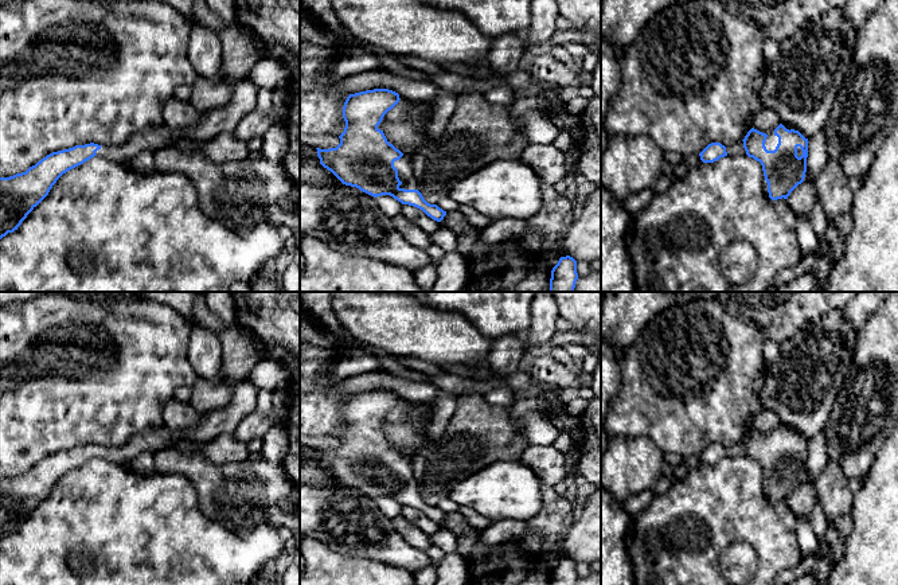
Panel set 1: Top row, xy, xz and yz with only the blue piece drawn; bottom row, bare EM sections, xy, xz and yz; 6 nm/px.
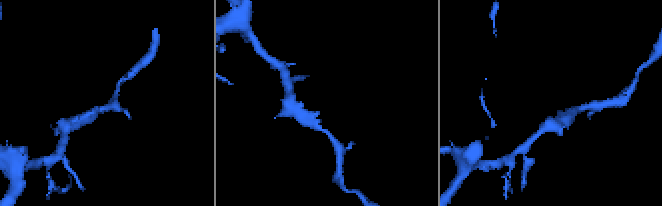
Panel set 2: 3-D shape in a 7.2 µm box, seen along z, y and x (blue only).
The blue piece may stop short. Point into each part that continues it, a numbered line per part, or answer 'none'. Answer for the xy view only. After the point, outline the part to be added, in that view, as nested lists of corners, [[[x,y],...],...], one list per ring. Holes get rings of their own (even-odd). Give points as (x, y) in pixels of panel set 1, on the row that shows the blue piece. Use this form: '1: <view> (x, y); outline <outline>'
1: xy (223, 119); outline [[[239,79],[234,85],[230,101],[223,106],[202,113],[195,126],[172,130],[163,124],[136,133],[122,145],[102,145],[95,155],[129,164],[137,153],[172,147],[179,139],[206,143],[220,133],[233,132],[239,121],[255,109],[258,90],[259,87],[250,79]]]

